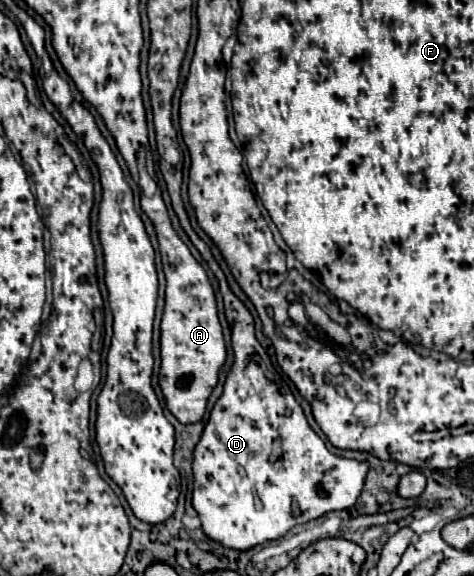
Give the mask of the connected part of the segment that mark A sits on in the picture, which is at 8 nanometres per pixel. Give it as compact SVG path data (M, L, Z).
M161 191L155 192L155 196L151 198L141 196L141 208L155 226L163 272L167 278L165 312L161 320L159 386L163 390L167 408L181 424L199 422L207 410L207 400L219 380L219 370L227 358L213 286L203 266L193 258L187 244L171 228Z

